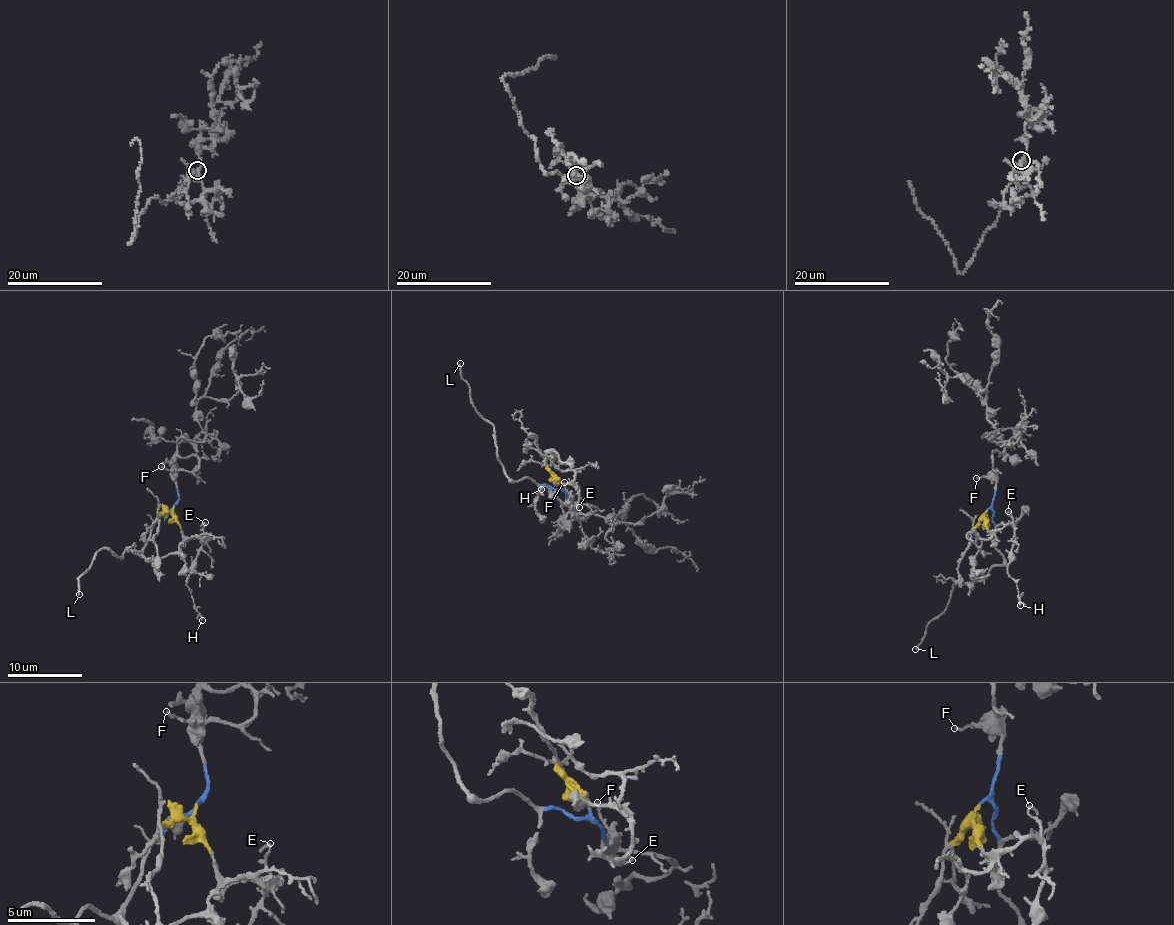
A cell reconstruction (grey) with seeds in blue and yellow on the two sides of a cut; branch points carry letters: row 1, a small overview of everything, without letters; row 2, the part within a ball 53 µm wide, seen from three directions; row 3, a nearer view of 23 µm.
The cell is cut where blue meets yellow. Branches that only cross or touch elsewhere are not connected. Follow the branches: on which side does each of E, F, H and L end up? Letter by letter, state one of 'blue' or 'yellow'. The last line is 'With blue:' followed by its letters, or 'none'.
E: yellow
F: blue
H: yellow
L: blue
With blue: F, L

